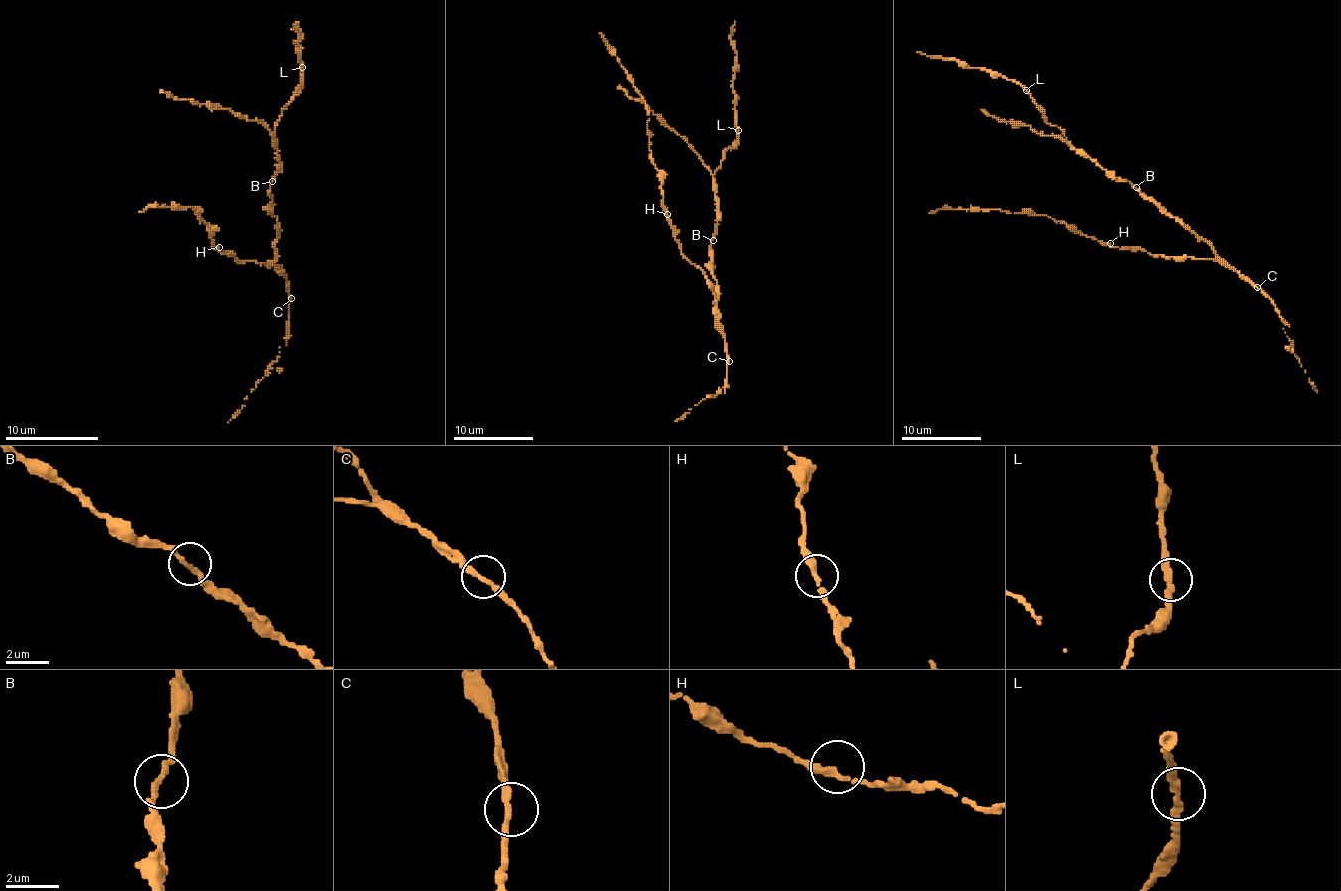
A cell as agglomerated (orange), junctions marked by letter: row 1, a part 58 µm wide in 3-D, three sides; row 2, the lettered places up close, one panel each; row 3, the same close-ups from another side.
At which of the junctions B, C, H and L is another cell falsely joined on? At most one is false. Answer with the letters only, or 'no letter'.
no letter

